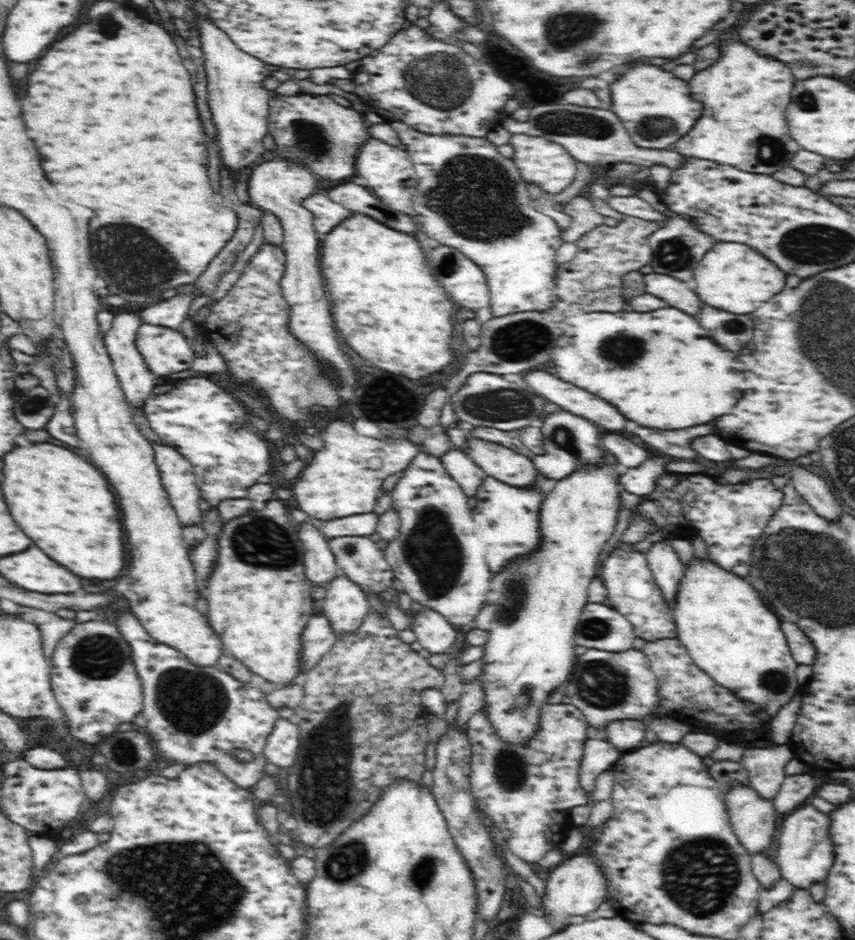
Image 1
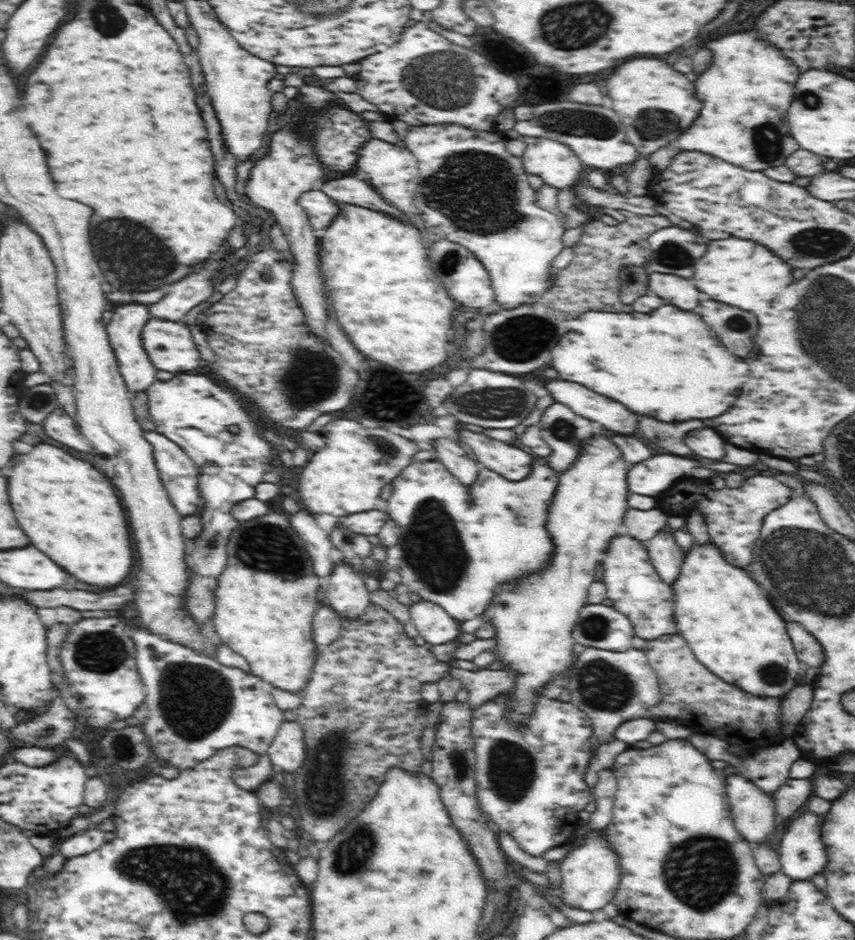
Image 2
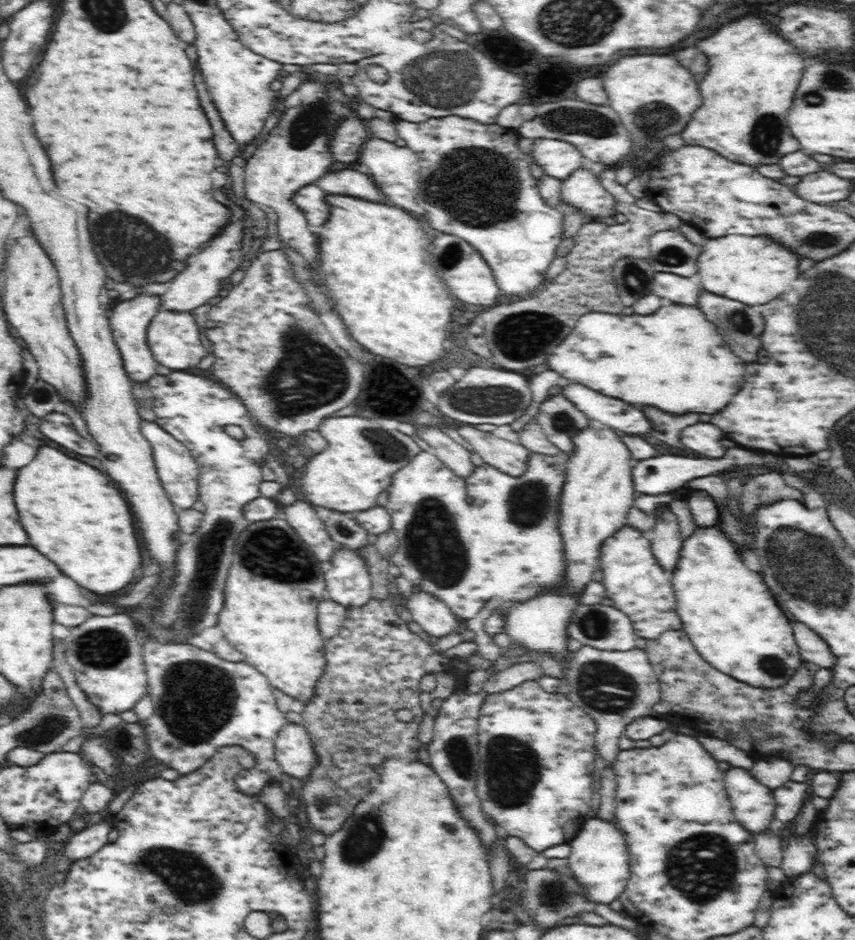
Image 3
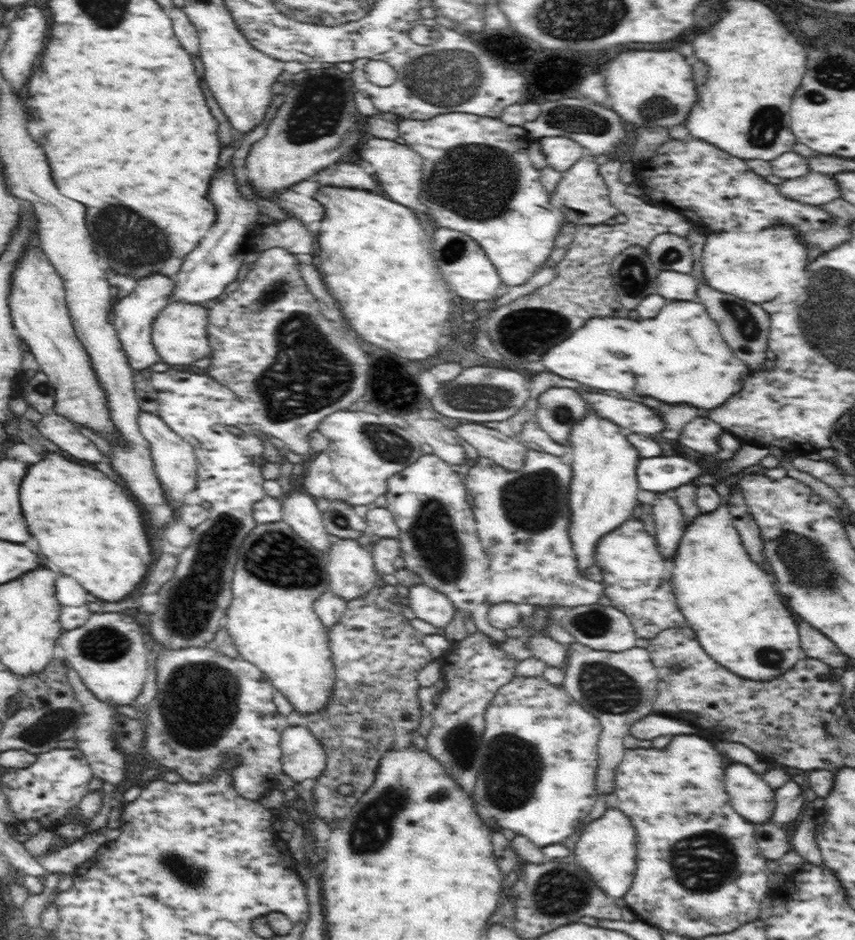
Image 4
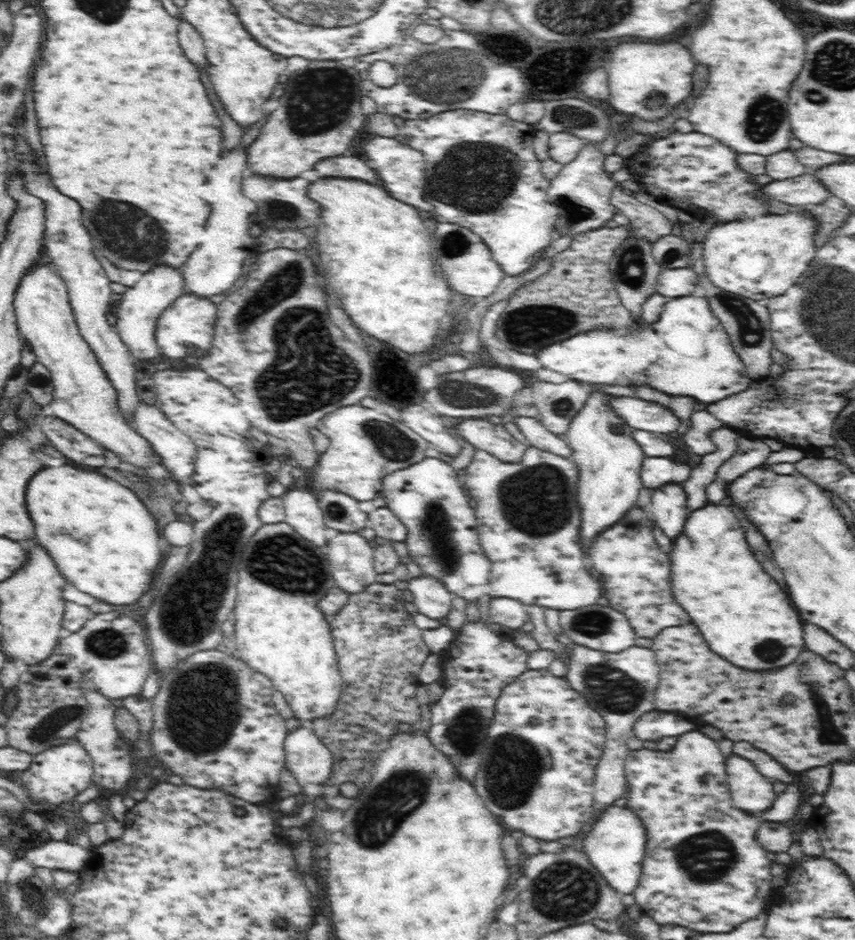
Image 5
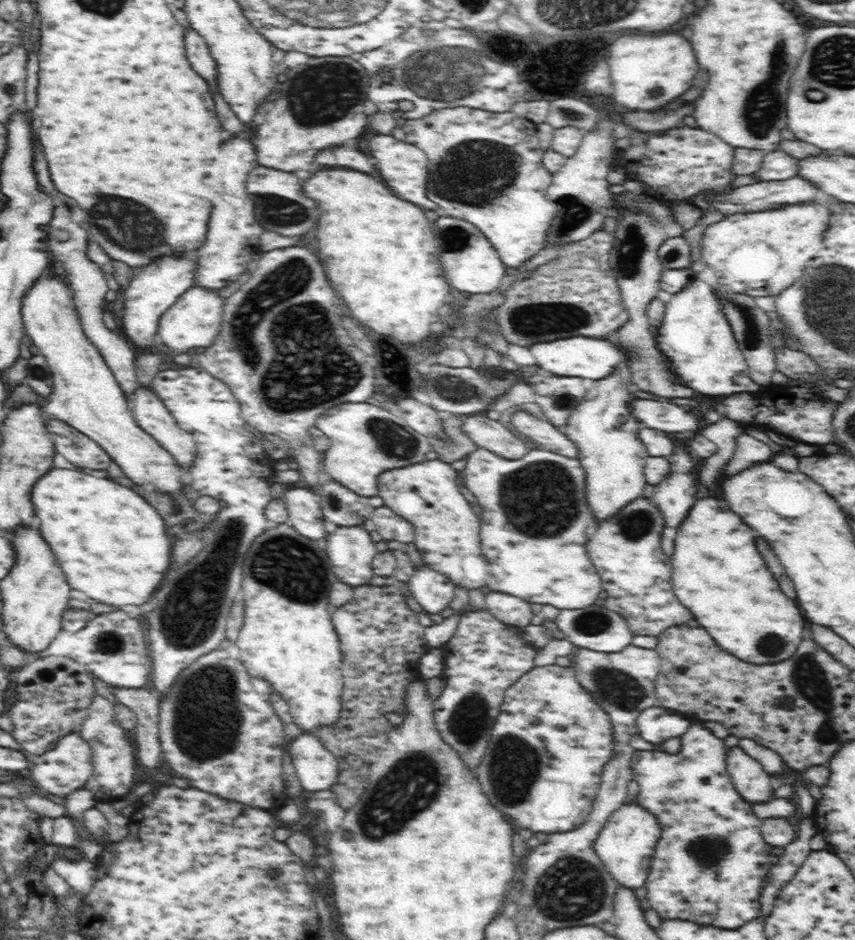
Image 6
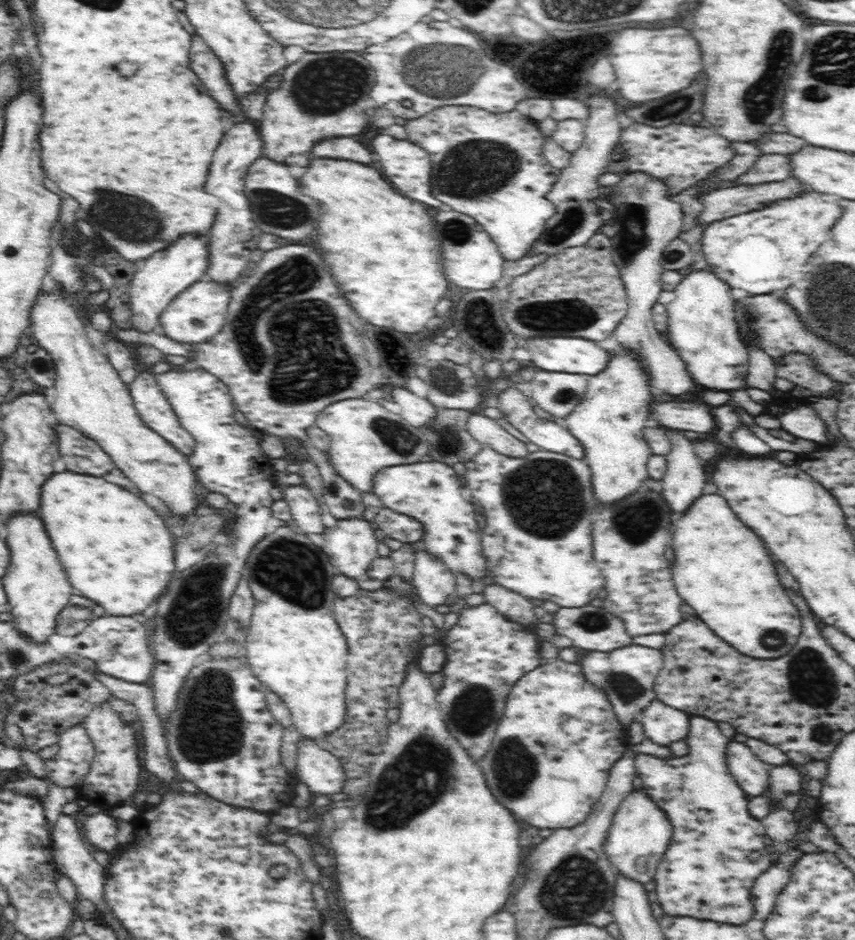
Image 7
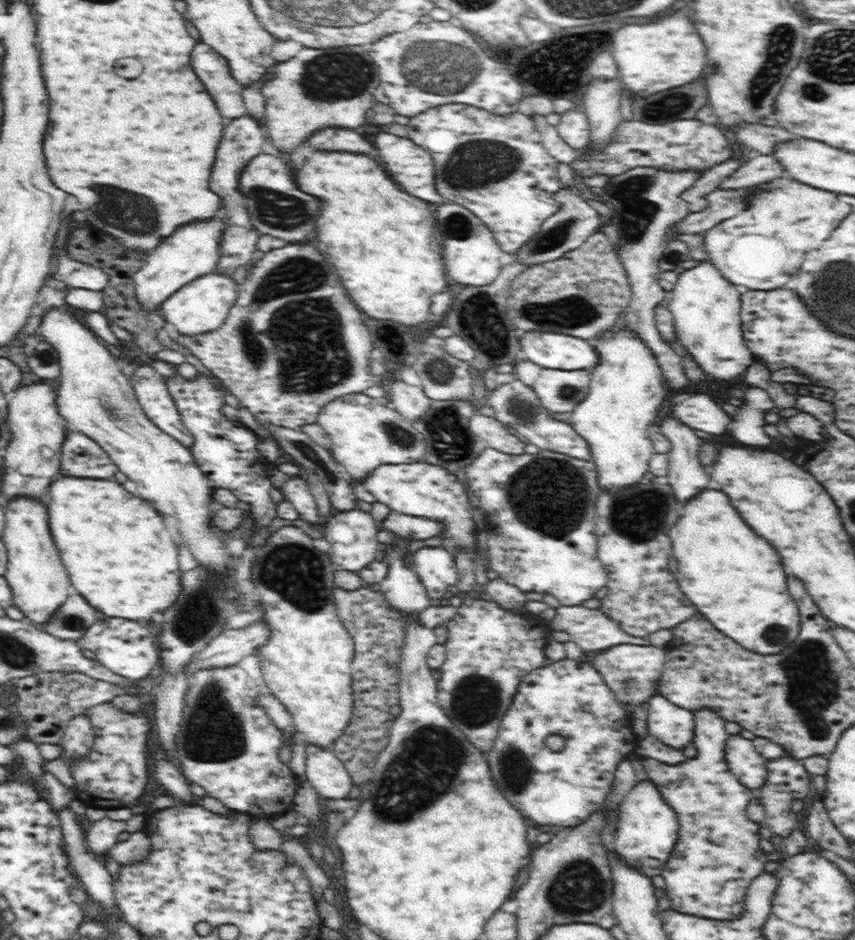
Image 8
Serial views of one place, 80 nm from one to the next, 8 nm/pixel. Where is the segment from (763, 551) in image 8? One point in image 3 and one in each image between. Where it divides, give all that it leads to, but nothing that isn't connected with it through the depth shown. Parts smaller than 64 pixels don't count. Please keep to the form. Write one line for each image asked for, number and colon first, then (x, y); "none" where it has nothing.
3: (732, 622)
4: (731, 605)
5: (742, 614)
6: (717, 572)
7: (721, 569)

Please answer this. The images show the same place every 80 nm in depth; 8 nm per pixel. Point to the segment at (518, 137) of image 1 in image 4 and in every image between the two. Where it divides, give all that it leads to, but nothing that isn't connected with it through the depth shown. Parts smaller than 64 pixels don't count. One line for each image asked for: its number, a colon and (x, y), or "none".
2: (556, 163)
3: (559, 159)
4: (561, 153)

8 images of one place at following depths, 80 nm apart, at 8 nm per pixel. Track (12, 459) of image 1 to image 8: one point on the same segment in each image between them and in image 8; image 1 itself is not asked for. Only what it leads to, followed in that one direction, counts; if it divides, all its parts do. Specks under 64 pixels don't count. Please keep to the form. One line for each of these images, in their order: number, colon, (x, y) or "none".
2: (70, 511)
3: (72, 513)
4: (88, 526)
5: (104, 540)
6: (113, 545)
7: (116, 551)
8: (119, 556)

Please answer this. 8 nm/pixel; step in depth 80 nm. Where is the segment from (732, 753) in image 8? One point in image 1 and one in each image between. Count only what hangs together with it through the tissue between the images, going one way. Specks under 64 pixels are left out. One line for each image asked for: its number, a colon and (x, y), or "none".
1: (753, 819)
2: (753, 811)
3: (754, 806)
4: (752, 798)
5: (750, 791)
6: (750, 781)
7: (751, 773)

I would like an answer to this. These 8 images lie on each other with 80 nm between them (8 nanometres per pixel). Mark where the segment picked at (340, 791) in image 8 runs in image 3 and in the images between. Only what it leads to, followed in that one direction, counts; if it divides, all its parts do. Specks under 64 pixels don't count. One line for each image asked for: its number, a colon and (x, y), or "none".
3: (294, 753)
4: (303, 757)
5: (306, 757)
6: (317, 769)
7: (319, 769)

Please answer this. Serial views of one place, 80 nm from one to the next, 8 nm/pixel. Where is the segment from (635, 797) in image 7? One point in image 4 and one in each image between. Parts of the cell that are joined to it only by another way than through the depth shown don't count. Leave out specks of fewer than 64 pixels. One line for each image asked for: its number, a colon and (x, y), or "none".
4: (606, 848)
5: (614, 846)
6: (625, 846)

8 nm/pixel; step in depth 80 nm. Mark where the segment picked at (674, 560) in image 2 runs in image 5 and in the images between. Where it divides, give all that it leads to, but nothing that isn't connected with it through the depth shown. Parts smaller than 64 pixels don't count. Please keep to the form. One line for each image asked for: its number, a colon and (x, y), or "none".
3: (665, 539)
4: (668, 519)
5: (668, 508)

